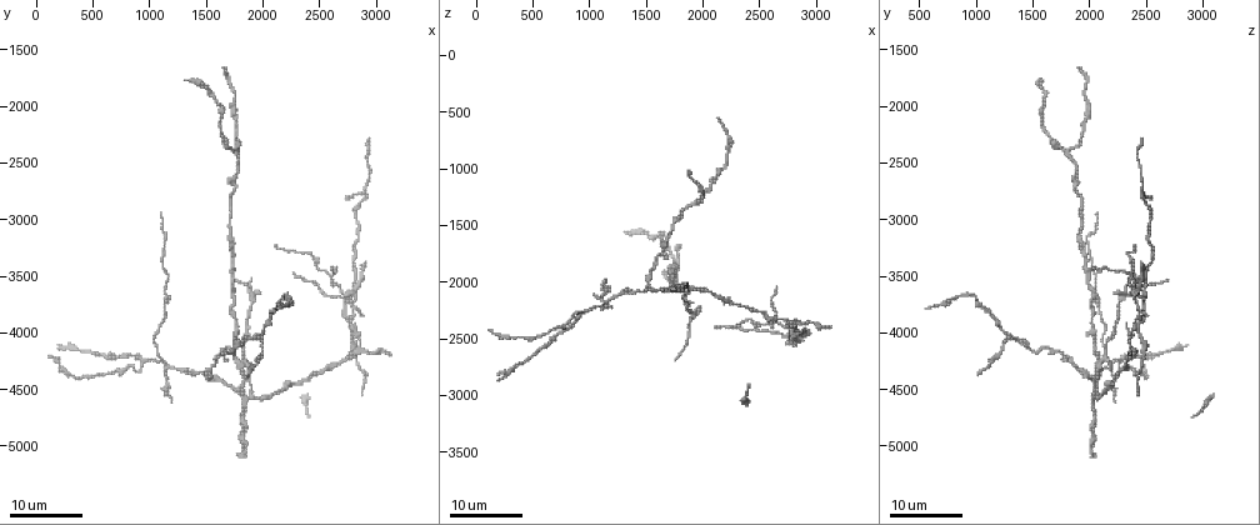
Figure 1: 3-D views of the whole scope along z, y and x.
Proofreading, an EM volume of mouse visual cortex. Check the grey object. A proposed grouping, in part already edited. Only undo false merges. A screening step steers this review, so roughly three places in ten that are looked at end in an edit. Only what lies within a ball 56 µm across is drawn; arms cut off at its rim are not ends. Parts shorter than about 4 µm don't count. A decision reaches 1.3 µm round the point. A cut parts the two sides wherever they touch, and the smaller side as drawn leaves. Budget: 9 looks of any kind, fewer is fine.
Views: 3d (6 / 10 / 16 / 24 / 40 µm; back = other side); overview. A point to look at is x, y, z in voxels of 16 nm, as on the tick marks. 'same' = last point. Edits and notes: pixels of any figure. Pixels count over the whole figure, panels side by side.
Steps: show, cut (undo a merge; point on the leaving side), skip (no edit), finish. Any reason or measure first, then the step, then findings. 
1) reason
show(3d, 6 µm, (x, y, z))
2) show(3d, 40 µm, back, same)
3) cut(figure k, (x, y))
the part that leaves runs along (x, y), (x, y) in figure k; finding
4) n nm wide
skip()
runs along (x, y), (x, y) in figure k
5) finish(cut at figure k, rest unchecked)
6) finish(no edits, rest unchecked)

arms part here
show(3d, 16 µm, (2000, 4060, 1300))

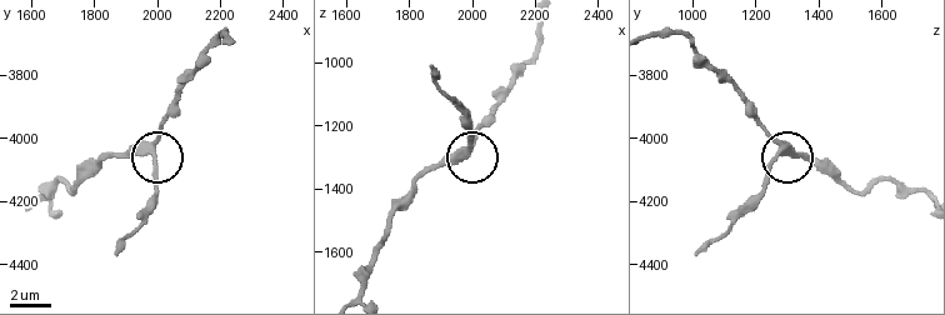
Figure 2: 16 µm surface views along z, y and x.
show(3d, 6 µm, (1980, 4040, 1270))

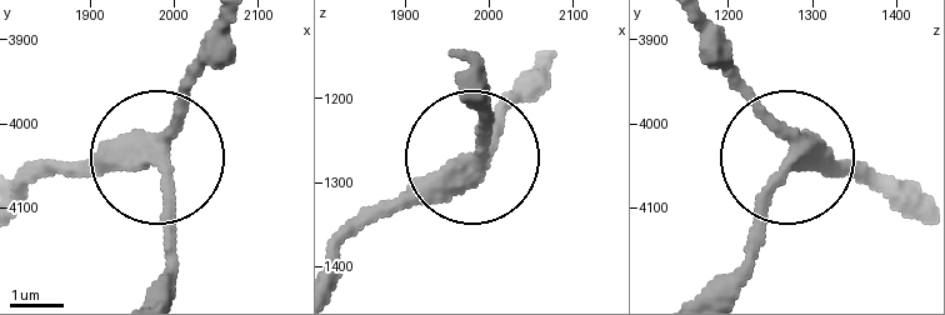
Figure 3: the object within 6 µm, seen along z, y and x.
3 arms
skip()
runs along (895, 208), (850, 173), (791, 168), (746, 253), (706, 293) in figure 3; continuous, no second cell

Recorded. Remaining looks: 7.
small branch off a trunk
show(3d, 24 µm, (1540, 4400, 2020))

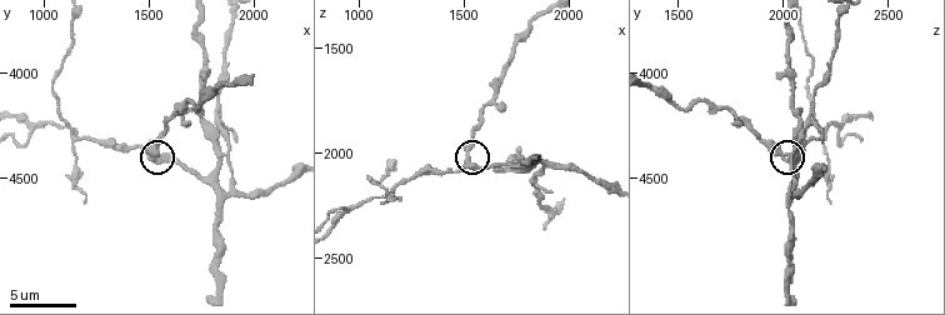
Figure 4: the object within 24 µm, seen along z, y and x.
show(3d, 10 µm, (1520, 4410, 2040))

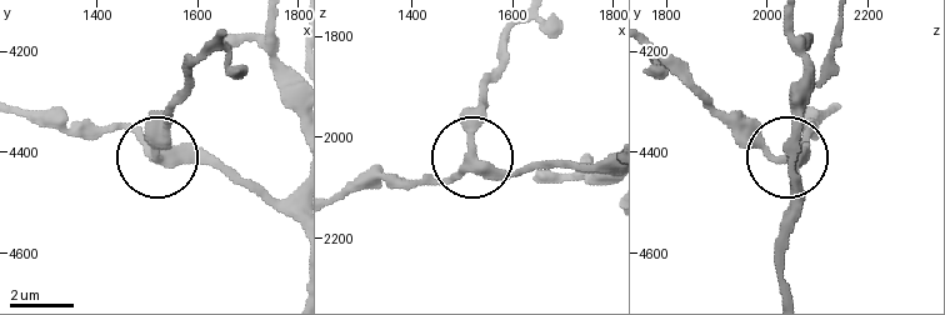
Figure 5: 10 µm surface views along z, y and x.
side arm 33 µm; 3 arms
skip()
all the same cell

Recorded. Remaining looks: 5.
four-way junction
show(3d, 24 µm, (1800, 4280, 2060))

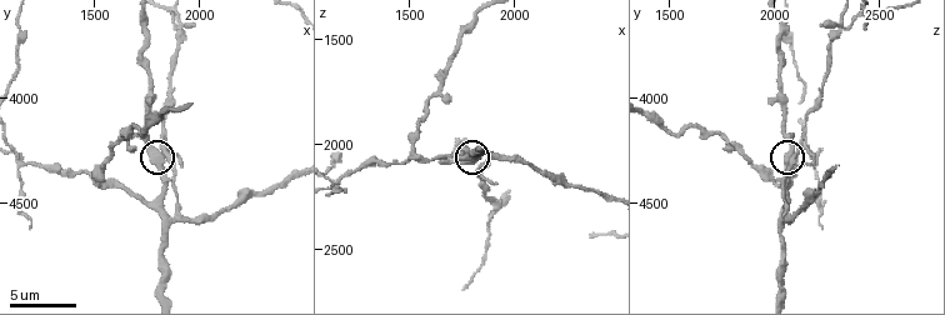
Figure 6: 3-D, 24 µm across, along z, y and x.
closer look
show(3d, 10 µm, same)

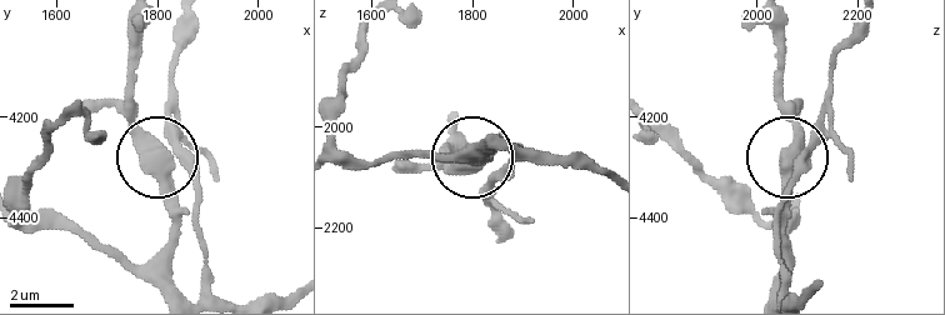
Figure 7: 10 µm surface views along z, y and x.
460 nm wide
skip()
runs along (784, 293), (776, 246), (784, 166), (830, 104) in figure 7; one cell here

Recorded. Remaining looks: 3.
arms part here
show(3d, 24 µm, (2780, 3980, 2400))

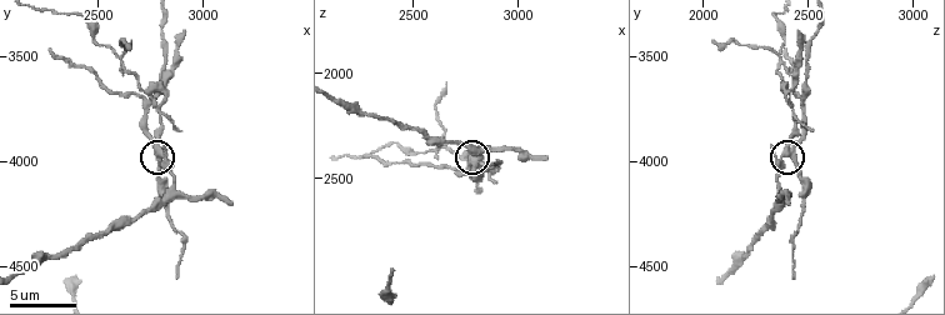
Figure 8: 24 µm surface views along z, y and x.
show(3d, 6 µm, (2790, 3980, 2440))

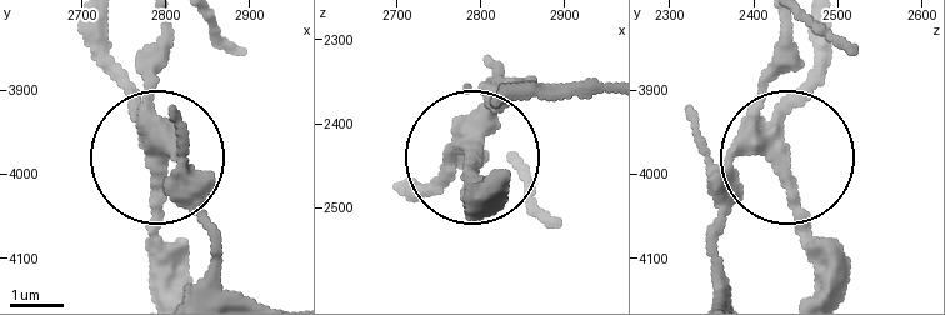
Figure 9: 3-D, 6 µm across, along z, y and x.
330 nm wide
cut(figure 9, (159, 213))
the part that leaves runs along (149, 138), (113, 75), (109, 21) in figure 9; two cells meet here

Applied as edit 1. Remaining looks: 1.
looks like a crossing
show(3d, 6 µm, (2600, 3510, 2350))

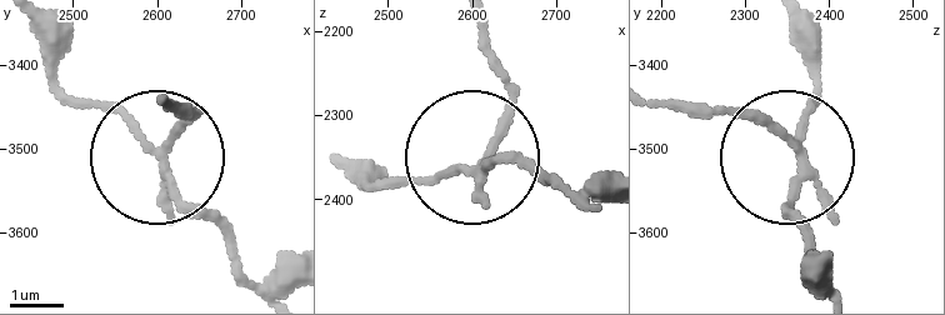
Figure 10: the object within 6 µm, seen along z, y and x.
skip()
runs along (583, 200), (543, 173), (480, 164), (511, 96), (503, 60) in figure 10; continuous, no second cell

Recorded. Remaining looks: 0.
finish(cut at figure 9, rest unchecked)

